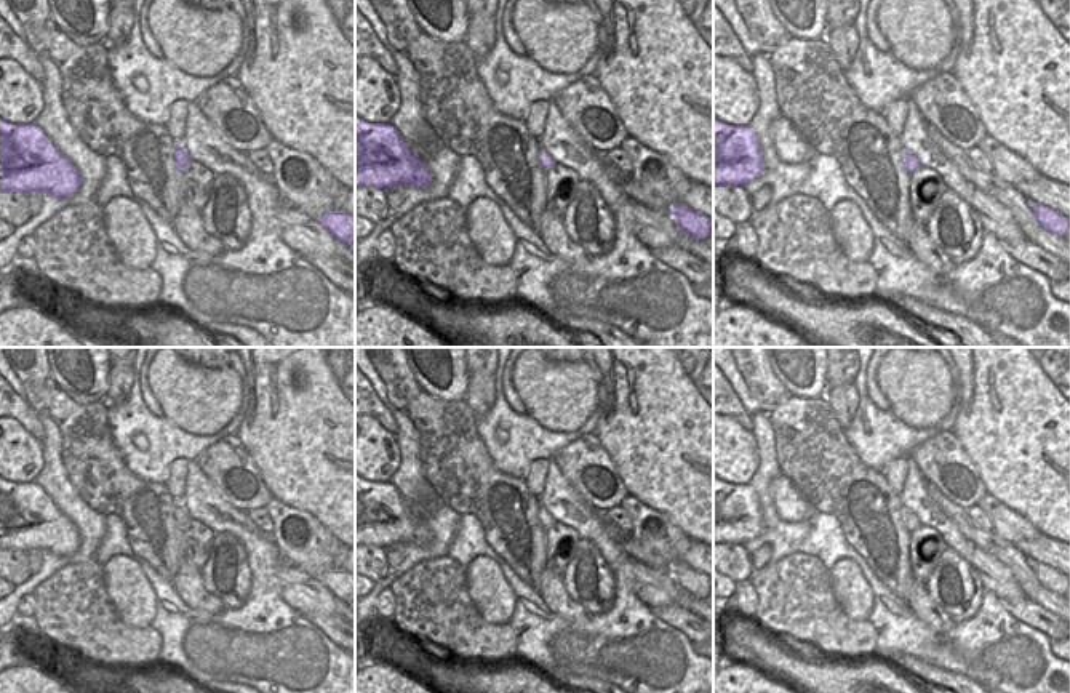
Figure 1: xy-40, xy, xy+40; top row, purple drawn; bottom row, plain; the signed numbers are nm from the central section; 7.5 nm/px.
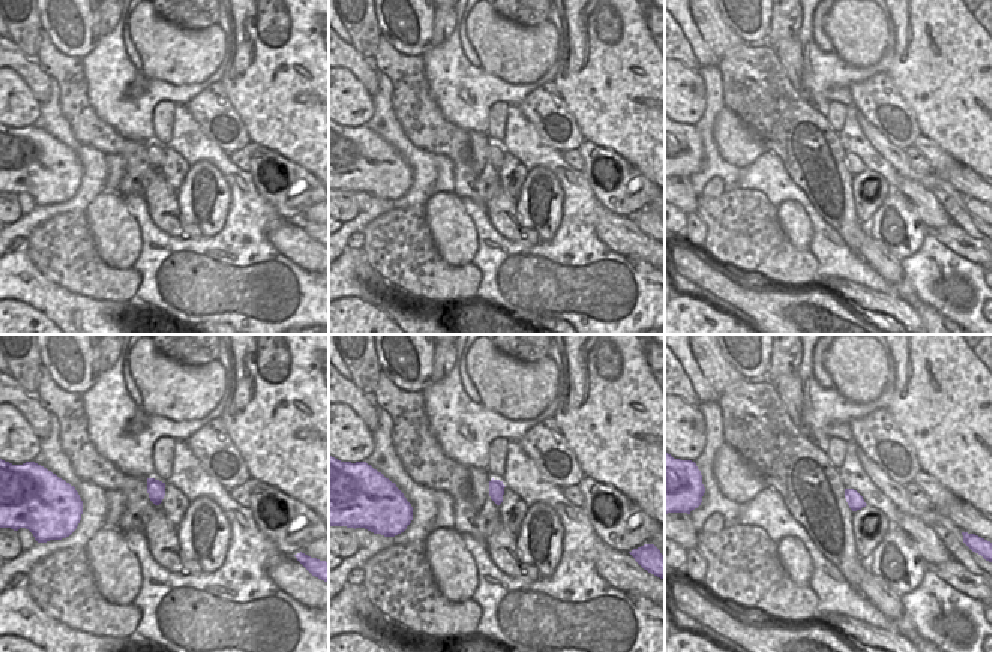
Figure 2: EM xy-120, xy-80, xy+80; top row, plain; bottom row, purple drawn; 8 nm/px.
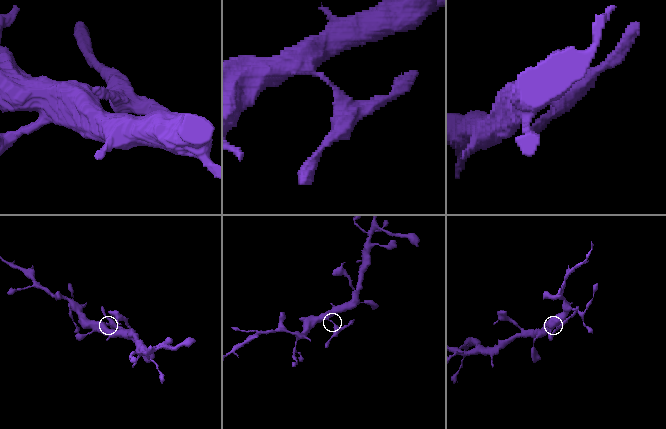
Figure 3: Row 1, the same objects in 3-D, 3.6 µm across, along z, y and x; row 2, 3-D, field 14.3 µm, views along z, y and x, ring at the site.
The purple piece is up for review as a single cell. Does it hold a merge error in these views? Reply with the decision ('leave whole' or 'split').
split

